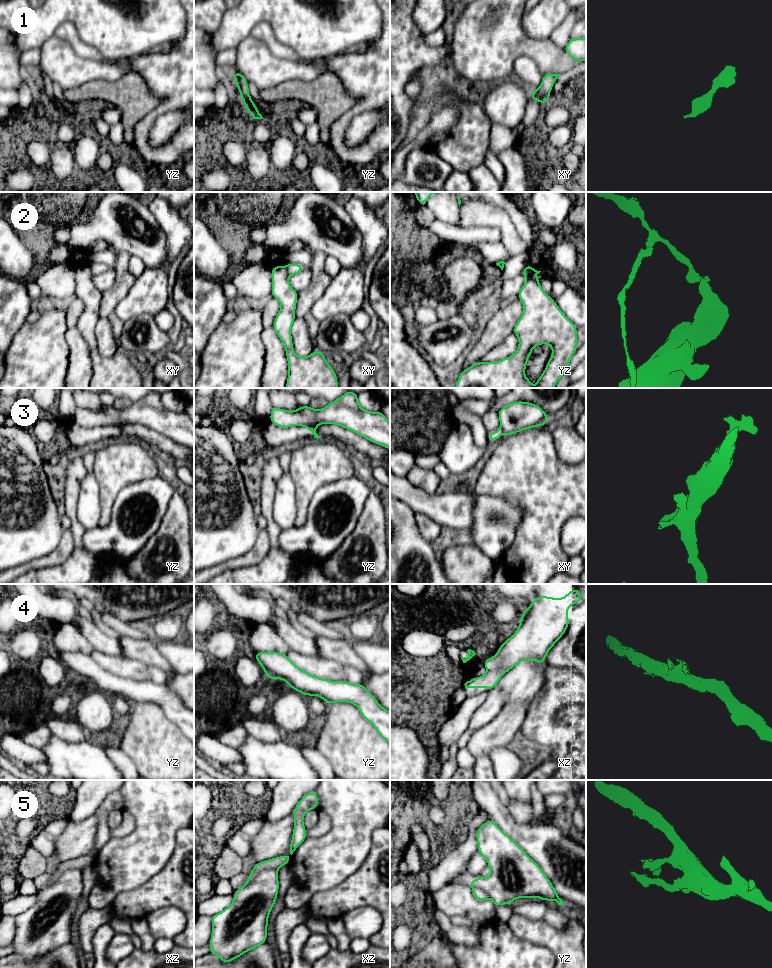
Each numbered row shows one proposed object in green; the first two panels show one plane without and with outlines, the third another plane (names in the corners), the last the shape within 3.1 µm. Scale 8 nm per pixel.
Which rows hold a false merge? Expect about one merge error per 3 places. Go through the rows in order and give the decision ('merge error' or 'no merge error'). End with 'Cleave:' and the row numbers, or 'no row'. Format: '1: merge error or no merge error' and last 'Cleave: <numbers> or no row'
1: no merge error
2: merge error
3: merge error
4: merge error
5: merge error
Cleave: 2, 3, 4, 5

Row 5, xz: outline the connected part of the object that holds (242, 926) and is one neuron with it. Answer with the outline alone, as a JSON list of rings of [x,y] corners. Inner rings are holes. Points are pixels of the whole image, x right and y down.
[[[263,869],[249,884],[234,891],[230,906],[211,916],[211,955],[229,963],[267,941],[268,917],[279,892],[274,869]]]

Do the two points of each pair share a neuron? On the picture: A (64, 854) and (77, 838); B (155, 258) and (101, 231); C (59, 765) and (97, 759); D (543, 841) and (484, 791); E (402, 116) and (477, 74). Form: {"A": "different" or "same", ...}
{"A": "same", "B": "same", "C": "same", "D": "same", "E": "different"}

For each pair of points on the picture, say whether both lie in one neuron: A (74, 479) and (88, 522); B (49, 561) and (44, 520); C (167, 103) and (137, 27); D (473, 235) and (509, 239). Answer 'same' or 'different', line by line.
A: different
B: different
C: different
D: different

